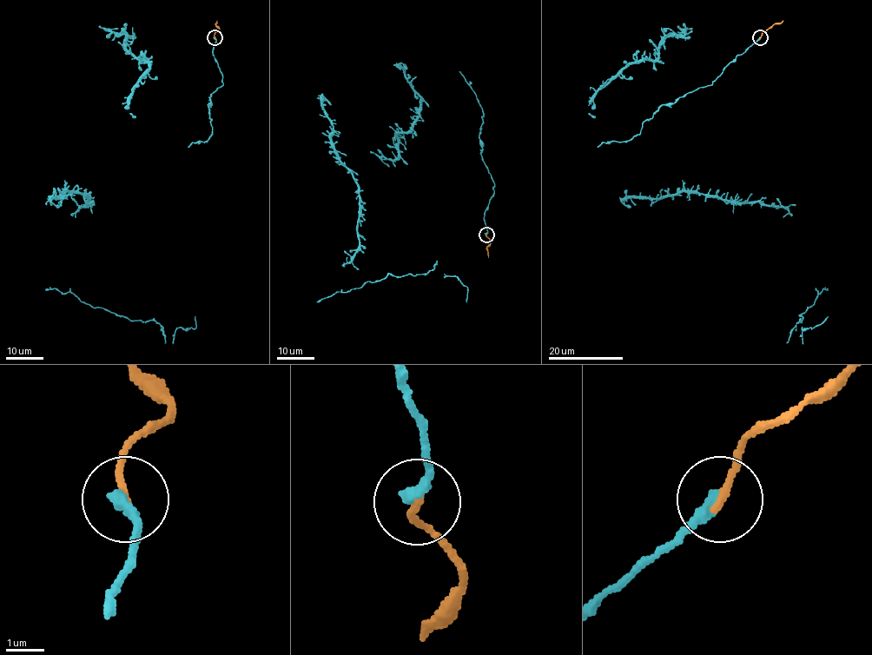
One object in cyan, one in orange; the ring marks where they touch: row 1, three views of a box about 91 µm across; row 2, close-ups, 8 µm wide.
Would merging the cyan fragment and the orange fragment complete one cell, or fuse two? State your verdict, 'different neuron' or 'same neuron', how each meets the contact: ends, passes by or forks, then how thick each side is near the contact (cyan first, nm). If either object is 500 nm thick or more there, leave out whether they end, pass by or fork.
same neuron | cyan ends | orange ends | 340/220 nm

